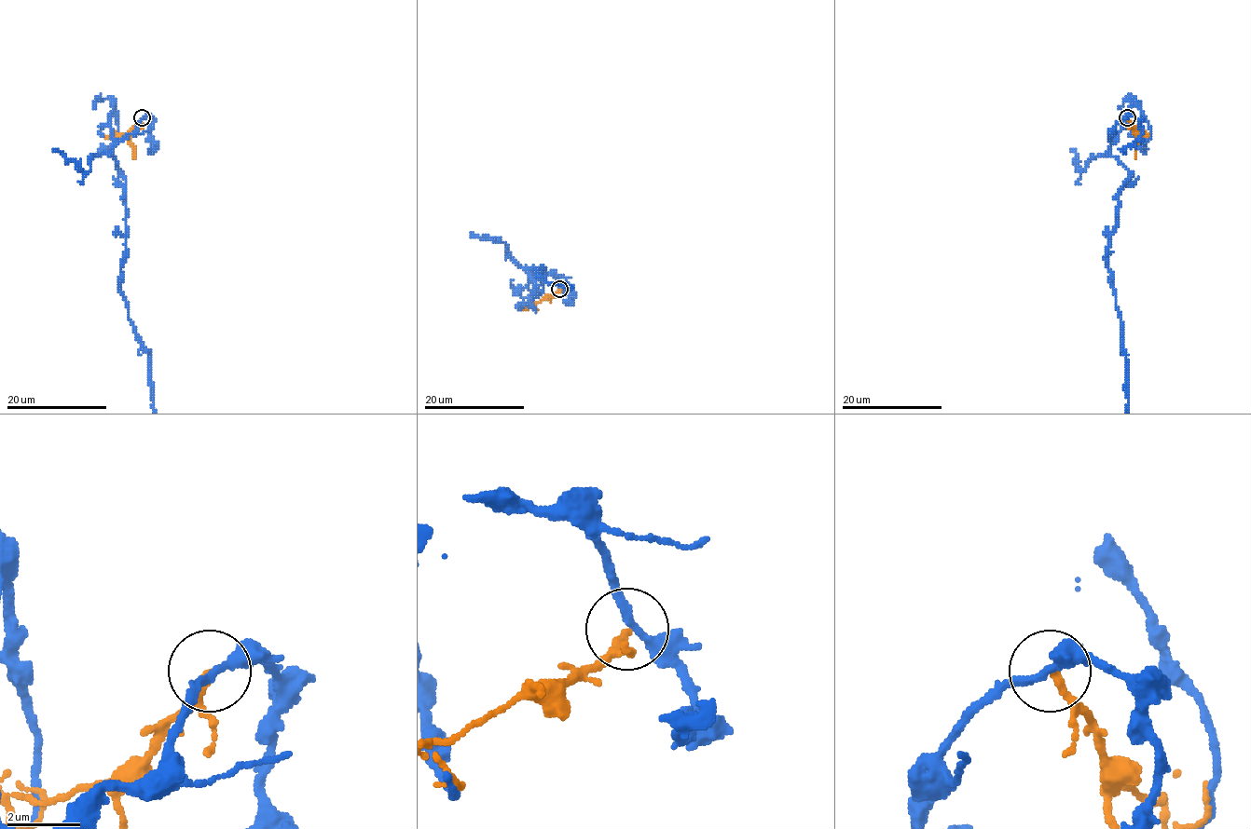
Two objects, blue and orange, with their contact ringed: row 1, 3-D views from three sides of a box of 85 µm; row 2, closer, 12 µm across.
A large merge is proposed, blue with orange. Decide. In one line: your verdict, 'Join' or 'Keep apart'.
Keep apart

